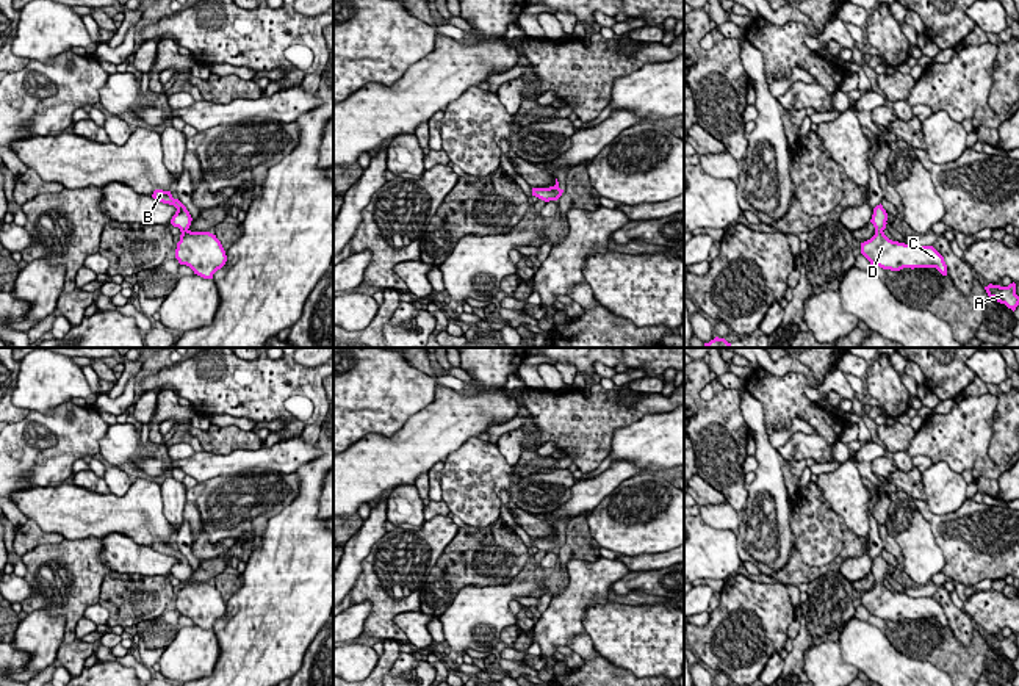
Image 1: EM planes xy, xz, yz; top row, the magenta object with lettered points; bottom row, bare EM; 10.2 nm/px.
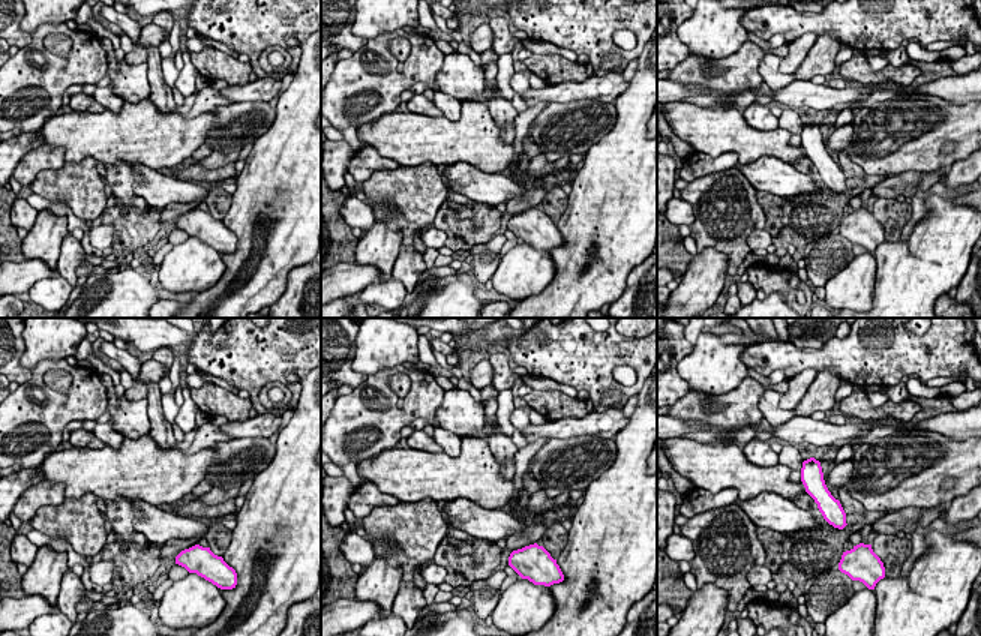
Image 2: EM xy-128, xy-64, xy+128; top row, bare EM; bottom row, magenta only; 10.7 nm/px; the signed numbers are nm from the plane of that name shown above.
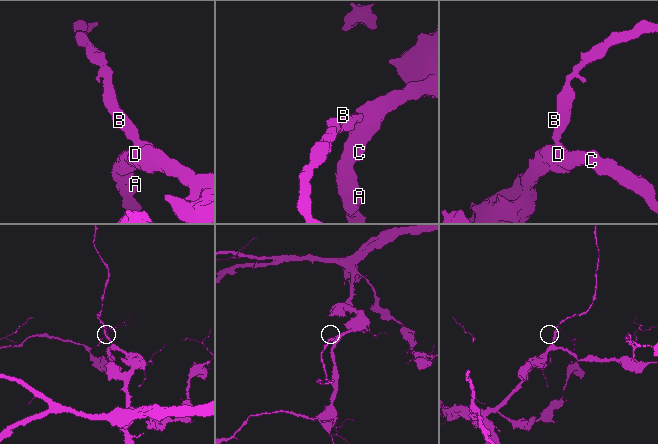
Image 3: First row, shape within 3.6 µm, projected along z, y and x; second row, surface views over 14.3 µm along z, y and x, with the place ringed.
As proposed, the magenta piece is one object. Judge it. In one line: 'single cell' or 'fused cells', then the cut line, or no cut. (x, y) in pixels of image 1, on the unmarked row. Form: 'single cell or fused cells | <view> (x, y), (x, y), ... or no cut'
single cell | no cut

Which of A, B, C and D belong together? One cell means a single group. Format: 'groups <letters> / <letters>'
groups A B C D

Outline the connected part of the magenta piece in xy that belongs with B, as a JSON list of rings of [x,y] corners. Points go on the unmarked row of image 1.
[[[155,540],[152,548],[177,559],[171,575],[182,583],[175,600],[178,614],[189,617],[194,625],[203,630],[213,630],[213,625],[227,612],[225,601],[216,586],[210,583],[191,583],[193,569],[186,558],[172,548],[171,542]]]

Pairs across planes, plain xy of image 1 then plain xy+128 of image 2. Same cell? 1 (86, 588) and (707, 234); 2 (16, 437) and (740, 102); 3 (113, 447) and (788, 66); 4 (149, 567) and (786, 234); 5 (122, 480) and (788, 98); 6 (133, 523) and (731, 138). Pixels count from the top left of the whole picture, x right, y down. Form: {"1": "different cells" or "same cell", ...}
{"1": "same cell", "2": "different cells", "3": "different cells", "4": "different cells", "5": "different cells", "6": "same cell"}

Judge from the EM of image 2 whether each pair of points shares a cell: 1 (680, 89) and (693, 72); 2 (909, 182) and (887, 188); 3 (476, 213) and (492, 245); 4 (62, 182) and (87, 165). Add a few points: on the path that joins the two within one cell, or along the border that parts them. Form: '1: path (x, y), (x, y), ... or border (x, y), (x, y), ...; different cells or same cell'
1: border (672, 80), (699, 84), (704, 90); different cells
2: path (903, 185), (893, 186); same cell
3: border (494, 234), (486, 242), (477, 243), (470, 252); different cells
4: path (68, 182), (81, 171); same cell

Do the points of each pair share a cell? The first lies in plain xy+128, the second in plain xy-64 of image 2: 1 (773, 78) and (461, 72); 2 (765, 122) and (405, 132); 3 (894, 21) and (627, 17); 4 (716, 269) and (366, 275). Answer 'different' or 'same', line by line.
1: same
2: different
3: same
4: different

